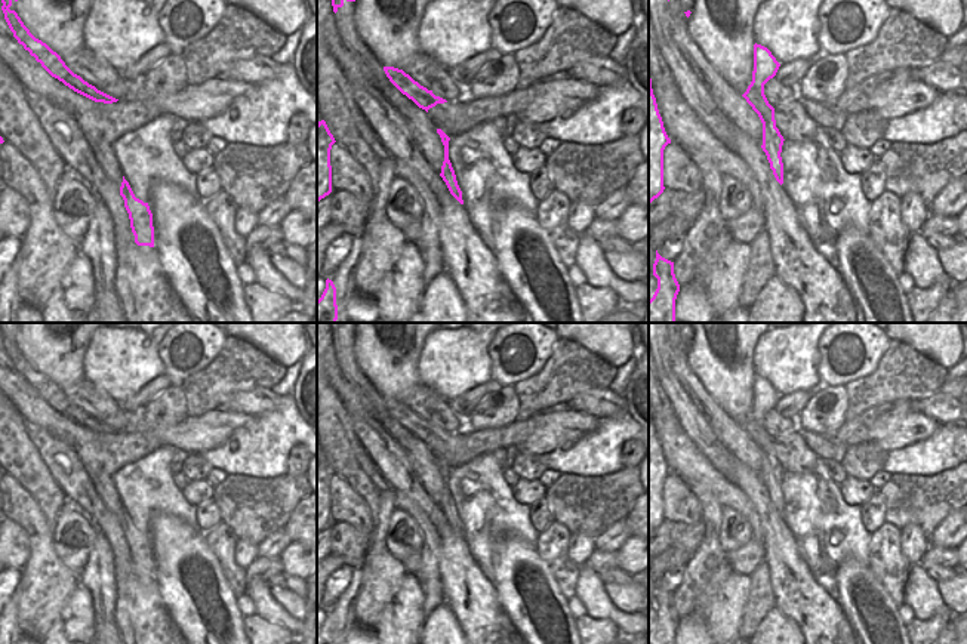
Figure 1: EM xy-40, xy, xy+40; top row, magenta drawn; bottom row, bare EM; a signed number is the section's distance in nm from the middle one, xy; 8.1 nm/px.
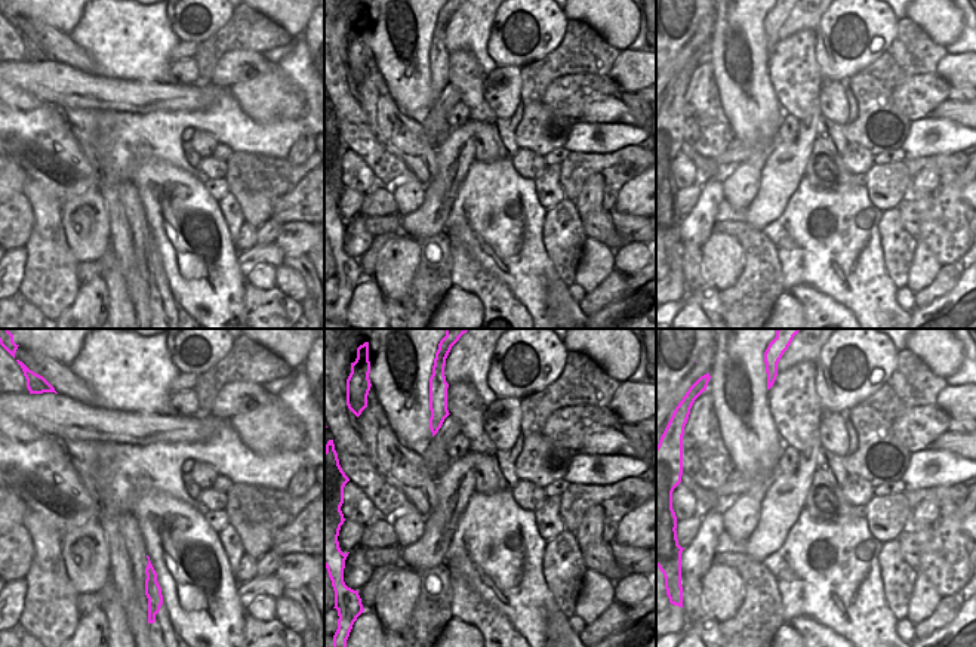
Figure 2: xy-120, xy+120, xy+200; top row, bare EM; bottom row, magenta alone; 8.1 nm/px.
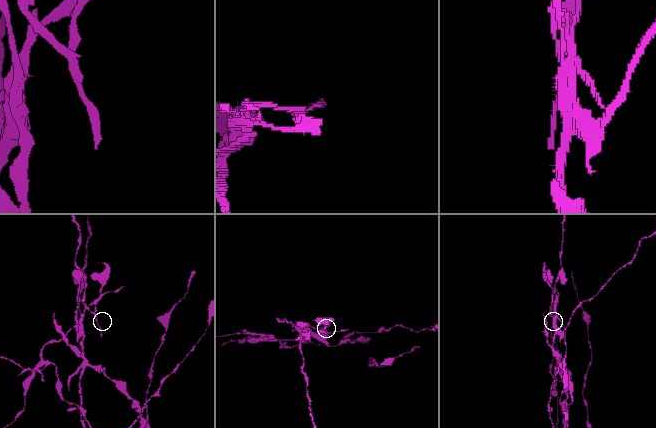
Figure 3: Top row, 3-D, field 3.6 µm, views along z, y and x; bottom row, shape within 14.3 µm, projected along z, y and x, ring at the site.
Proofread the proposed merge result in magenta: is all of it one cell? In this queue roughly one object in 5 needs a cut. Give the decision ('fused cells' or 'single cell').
fused cells

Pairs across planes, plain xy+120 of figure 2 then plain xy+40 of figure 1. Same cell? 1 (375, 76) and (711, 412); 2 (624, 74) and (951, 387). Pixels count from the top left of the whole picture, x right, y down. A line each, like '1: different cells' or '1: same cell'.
1: same cell
2: same cell

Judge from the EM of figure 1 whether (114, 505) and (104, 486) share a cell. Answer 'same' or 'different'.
same

